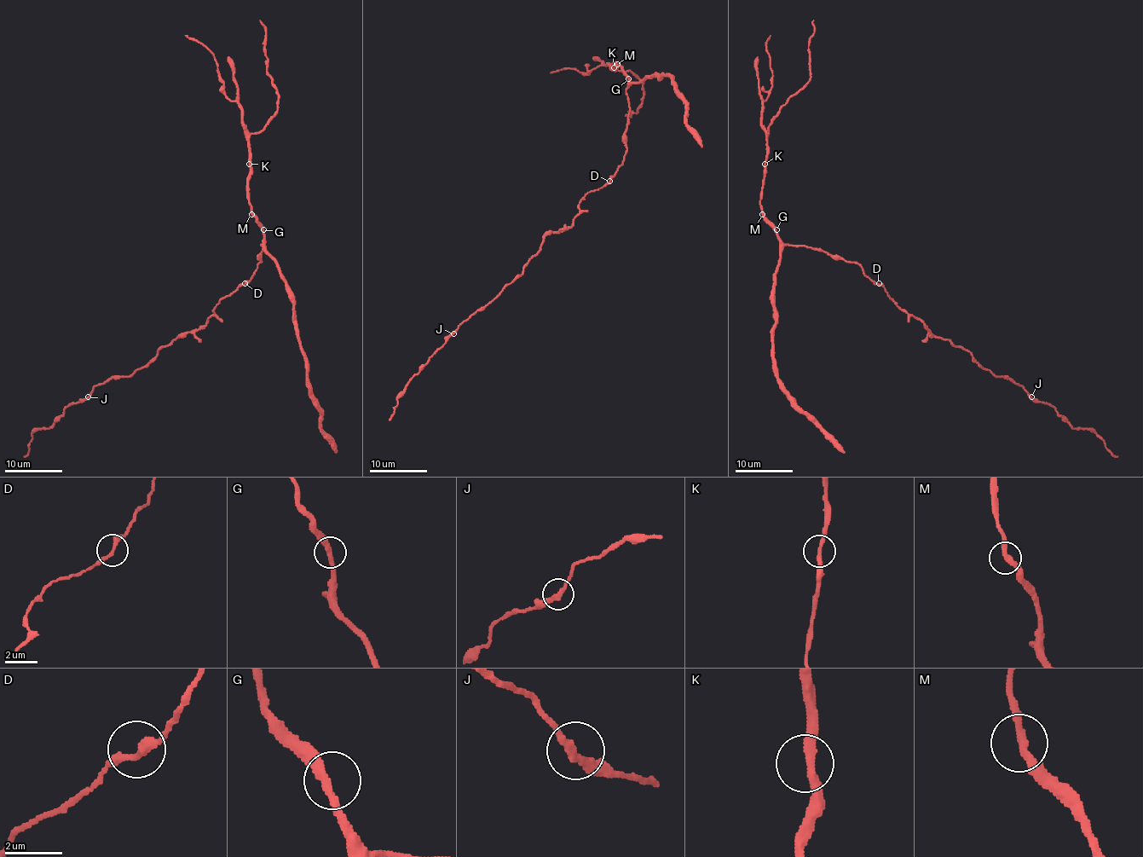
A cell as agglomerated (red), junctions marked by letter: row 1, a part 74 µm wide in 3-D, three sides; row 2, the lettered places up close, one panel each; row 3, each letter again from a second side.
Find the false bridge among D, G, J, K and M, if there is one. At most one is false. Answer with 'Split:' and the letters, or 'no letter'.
Split: no letter

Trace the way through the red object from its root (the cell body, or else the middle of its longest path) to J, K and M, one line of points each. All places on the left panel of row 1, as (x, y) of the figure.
J: (245, 284), (222, 298), (203, 326), (162, 346), (130, 375), (111, 376), (97, 384), (88, 396)
K: (245, 284), (262, 261), (260, 254), (264, 247), (260, 244), (263, 227), (249, 201), (249, 164)
M: (245, 284), (262, 261), (260, 254), (264, 247), (260, 244), (263, 243), (263, 227), (251, 214)

